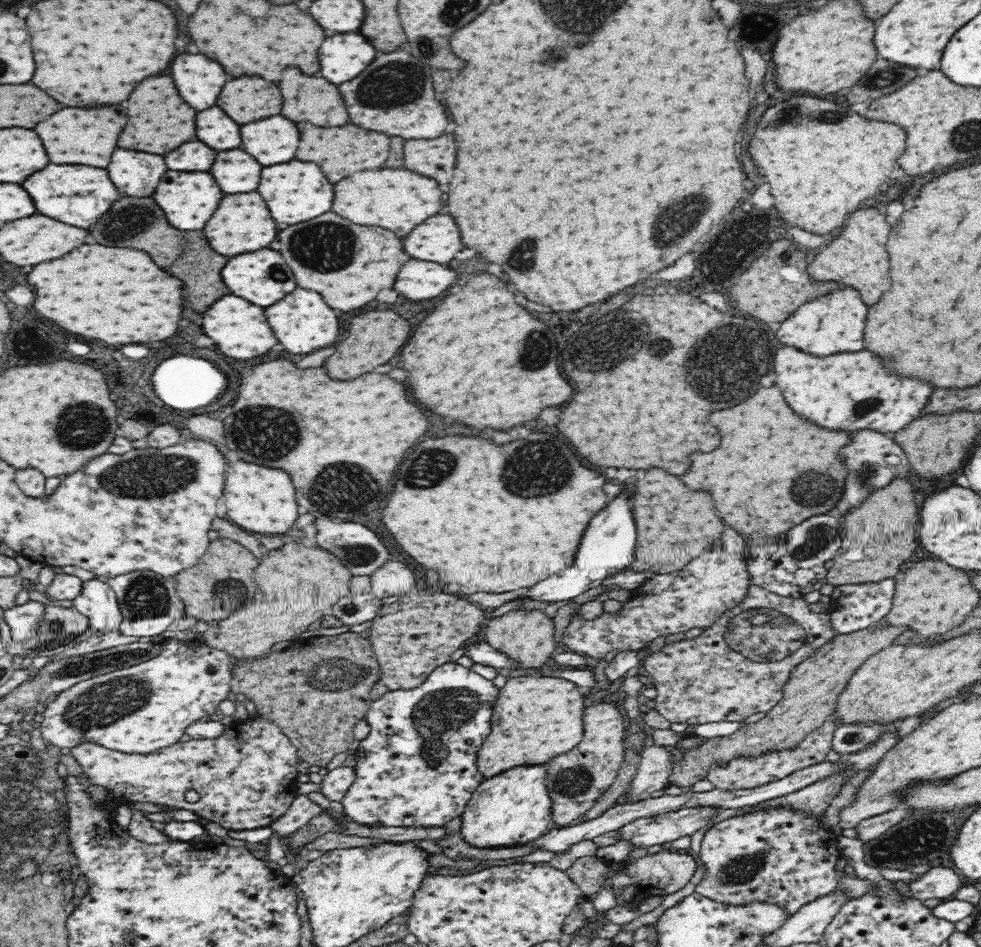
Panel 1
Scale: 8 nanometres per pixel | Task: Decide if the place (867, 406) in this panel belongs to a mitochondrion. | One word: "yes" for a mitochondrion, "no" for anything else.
yes

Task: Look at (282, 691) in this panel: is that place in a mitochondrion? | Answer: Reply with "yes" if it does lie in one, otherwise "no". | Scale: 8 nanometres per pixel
no

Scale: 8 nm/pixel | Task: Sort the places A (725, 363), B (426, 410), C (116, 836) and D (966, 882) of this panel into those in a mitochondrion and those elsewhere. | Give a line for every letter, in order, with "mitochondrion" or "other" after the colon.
A: mitochondrion
B: other
C: other
D: other

